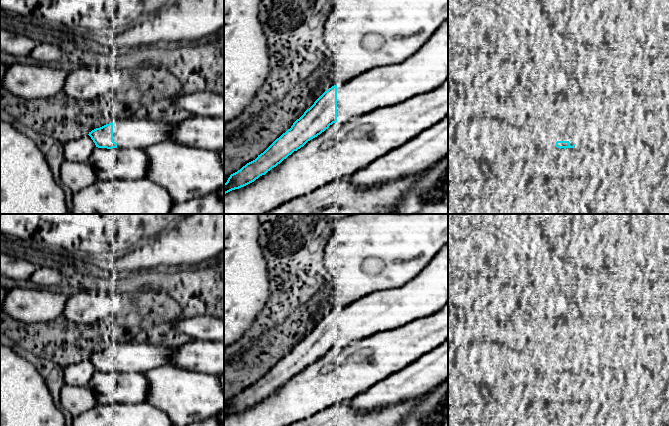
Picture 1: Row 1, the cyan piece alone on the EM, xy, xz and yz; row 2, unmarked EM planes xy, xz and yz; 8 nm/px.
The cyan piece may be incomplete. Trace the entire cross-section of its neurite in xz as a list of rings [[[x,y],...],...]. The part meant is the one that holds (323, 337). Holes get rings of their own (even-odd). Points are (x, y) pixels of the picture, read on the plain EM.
[[[448,244],[416,277],[401,287],[377,291],[346,307],[338,307],[325,315],[290,353],[277,362],[263,377],[230,399],[224,407],[224,418],[244,411],[265,399],[284,383],[303,371],[336,346],[347,346],[382,331],[396,330],[416,319],[434,315],[448,303]]]

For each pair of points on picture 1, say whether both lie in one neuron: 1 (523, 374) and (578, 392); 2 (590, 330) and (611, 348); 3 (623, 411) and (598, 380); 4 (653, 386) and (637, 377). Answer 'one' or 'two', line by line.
1: two
2: two
3: one
4: one

